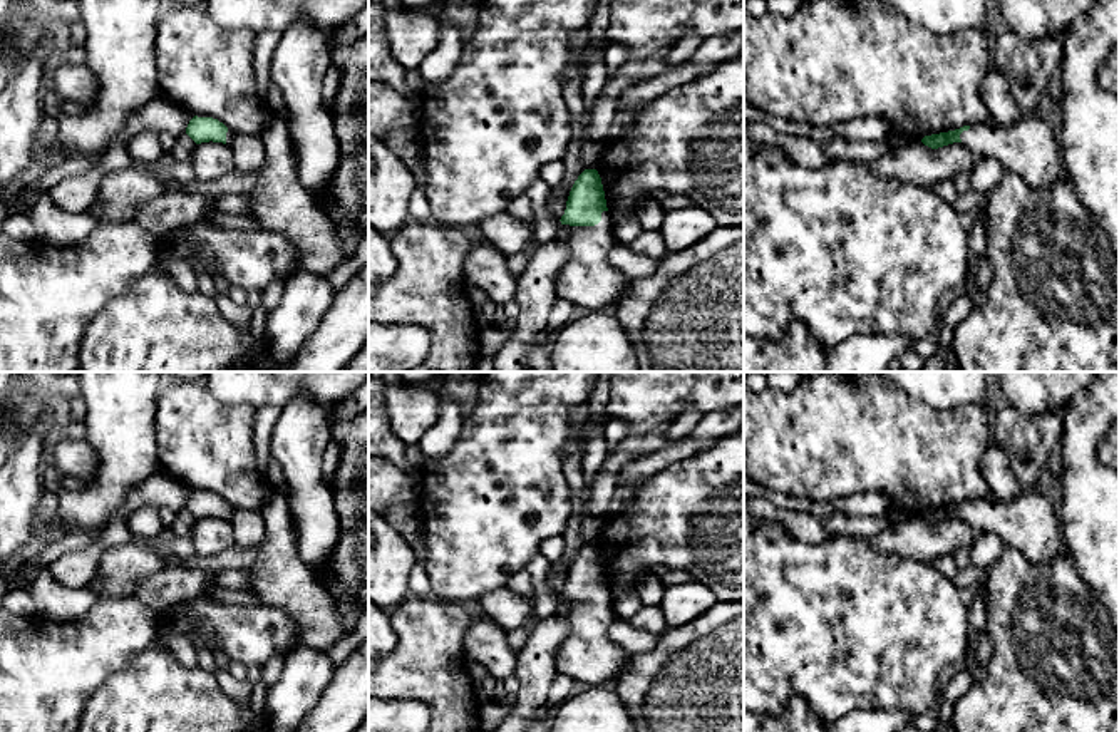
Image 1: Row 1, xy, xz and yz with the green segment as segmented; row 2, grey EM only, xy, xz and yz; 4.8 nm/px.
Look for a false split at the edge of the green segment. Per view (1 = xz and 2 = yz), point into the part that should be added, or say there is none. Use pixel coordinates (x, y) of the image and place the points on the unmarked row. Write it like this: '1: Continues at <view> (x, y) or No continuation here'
1: Continues at xz (588, 655)
2: Continues at yz (1029, 523)

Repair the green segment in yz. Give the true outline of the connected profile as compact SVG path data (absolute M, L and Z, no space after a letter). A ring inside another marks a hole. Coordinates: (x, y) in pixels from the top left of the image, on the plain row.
M1024 489L1010 501L988 494L972 503L925 511L921 518L931 524L962 518L978 529L995 533L1034 564L1065 554L1059 509L1039 491Z

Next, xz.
M596 544L578 551L560 596L554 615L568 623L570 633L556 655L558 673L590 687L615 683L630 655L608 635L616 615Z

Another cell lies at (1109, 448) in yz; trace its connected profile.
M1114 424L1099 444L1099 459L1104 466L1119 472L1119 424Z

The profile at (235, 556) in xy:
M233 544L216 556L186 558L181 561L181 568L203 570L203 571L211 571L211 573L218 573L221 570L236 571L236 570L250 568L255 563L260 549L261 549L261 544L253 546L253 548L241 548L241 546Z

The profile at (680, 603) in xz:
M699 581L665 588L660 608L667 628L678 628L707 613L719 601L717 595Z

